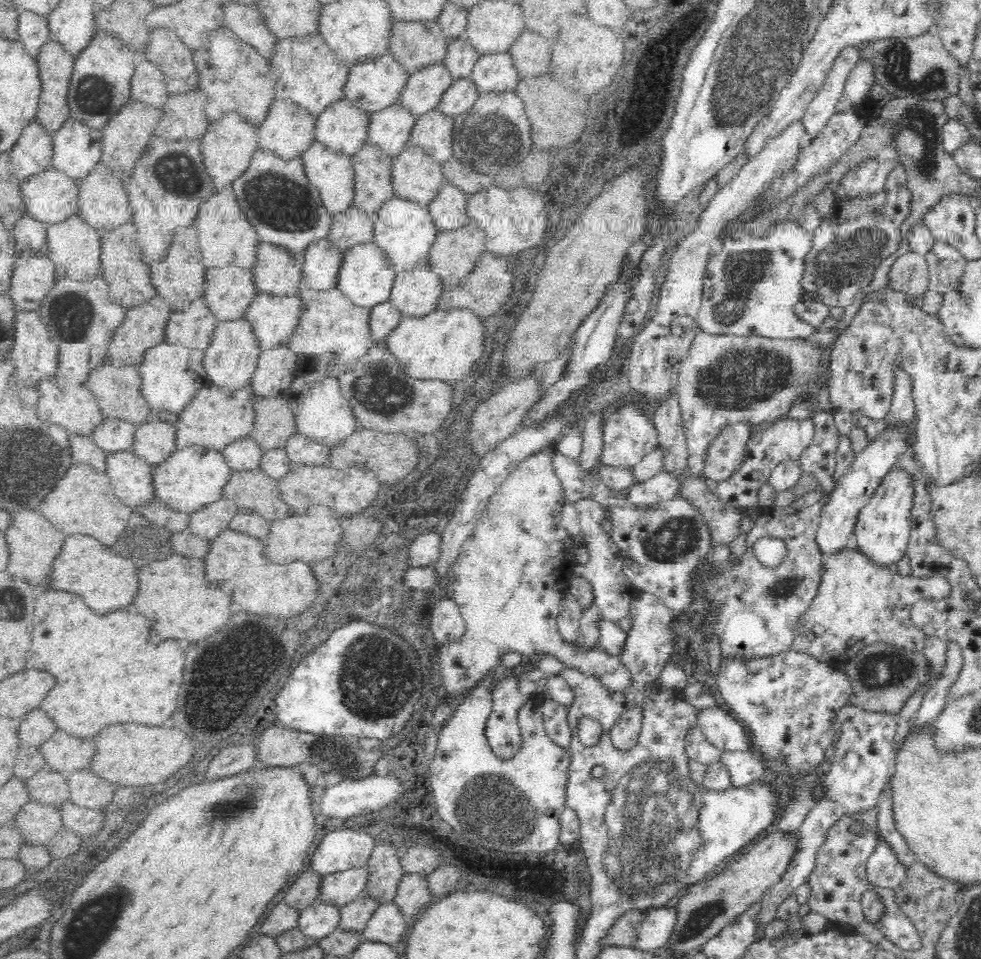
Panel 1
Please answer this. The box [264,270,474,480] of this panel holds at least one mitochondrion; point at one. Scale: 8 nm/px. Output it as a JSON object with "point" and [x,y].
{"point":[374,390]}

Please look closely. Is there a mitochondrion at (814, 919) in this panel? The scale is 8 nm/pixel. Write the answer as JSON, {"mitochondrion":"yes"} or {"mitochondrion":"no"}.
{"mitochondrion":"no"}

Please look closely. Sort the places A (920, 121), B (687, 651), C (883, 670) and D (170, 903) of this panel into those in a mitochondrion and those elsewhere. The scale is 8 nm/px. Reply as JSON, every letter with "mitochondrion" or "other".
{"A":"mitochondrion","B":"other","C":"mitochondrion","D":"other"}

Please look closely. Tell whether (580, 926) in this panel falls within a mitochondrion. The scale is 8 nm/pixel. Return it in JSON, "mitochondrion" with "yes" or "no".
{"mitochondrion":"no"}

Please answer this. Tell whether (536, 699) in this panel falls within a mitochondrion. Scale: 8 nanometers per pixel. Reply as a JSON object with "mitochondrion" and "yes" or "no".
{"mitochondrion":"no"}

